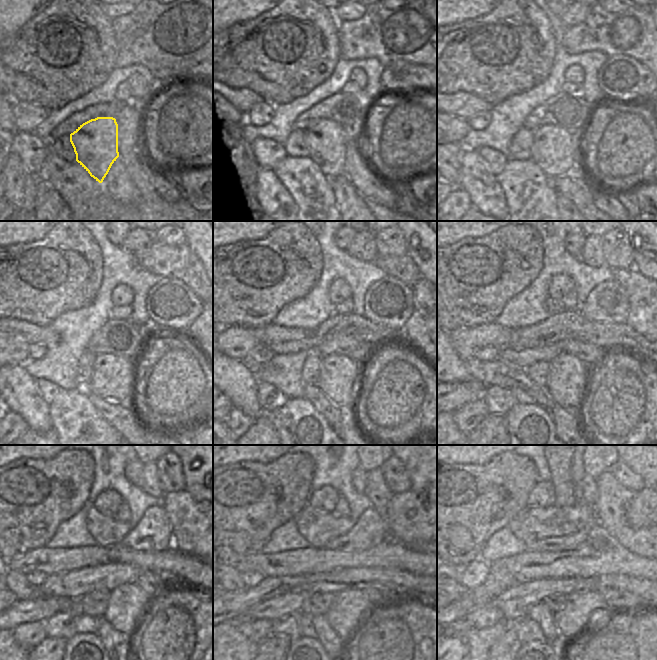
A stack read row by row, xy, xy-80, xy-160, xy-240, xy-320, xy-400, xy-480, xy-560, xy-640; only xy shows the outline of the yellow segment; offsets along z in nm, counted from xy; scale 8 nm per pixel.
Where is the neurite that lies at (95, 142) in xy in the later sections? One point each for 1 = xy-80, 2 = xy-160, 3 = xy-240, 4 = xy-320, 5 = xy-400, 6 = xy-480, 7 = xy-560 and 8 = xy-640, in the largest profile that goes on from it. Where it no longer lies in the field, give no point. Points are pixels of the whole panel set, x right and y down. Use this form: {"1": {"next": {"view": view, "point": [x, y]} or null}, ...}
{"1": {"next": {"view": "xy-80", "point": [326, 140]}}, "2": {"next": {"view": "xy-160", "point": [554, 149]}}, "3": {"next": {"view": "xy-240", "point": [112, 379]}}, "4": {"next": {"view": "xy-320", "point": [339, 375]}}, "5": {"next": {"view": "xy-400", "point": [567, 376]}}, "6": {"next": {"view": "xy-480", "point": [127, 602]}}, "7": {"next": {"view": "xy-560", "point": [349, 607]}}, "8": {"next": {"view": "xy-640", "point": [571, 620]}}}

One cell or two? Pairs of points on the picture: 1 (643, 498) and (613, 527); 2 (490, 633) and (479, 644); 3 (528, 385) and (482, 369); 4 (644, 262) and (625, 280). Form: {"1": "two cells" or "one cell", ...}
{"1": "two cells", "2": "one cell", "3": "one cell", "4": "two cells"}

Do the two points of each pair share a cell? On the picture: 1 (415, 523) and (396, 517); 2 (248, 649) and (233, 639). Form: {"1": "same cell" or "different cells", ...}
{"1": "same cell", "2": "same cell"}

